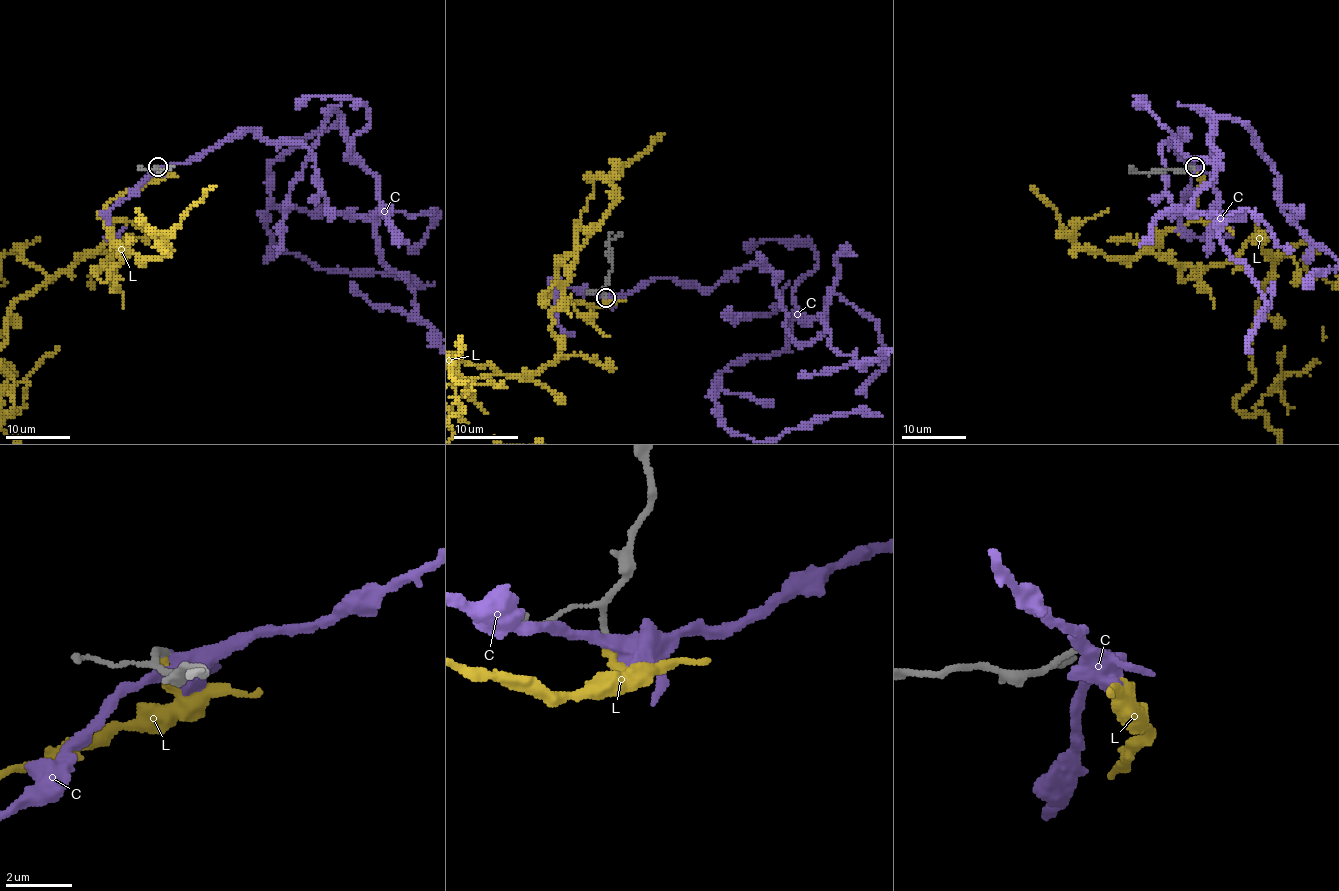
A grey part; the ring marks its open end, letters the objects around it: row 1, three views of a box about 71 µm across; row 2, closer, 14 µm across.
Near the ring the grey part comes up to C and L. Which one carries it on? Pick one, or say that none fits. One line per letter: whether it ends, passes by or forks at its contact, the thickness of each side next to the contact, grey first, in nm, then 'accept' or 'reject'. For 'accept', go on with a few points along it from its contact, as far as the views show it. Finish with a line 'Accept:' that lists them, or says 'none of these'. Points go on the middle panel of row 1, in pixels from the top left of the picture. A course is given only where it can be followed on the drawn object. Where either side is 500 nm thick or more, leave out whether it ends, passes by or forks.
C: it passes by; calibres 200 and 480 nm; reject
L: it ends; calibres 220 and 300 nm; reject
Accept: none of these

